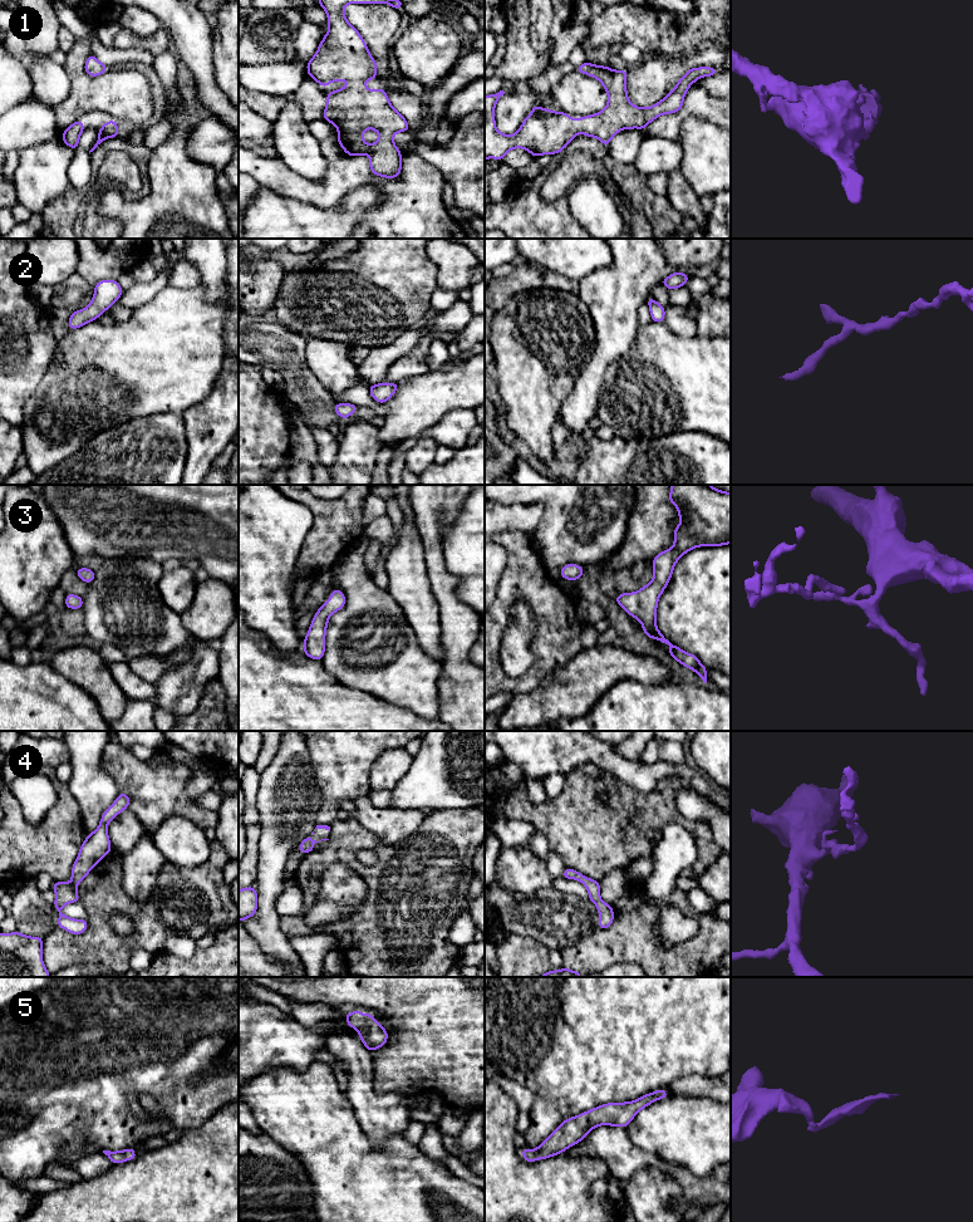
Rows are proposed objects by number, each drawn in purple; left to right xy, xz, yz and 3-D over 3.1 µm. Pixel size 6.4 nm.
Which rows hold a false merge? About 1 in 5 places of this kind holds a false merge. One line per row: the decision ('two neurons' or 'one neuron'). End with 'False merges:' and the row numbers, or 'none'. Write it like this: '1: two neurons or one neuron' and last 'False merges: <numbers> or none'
1: one neuron
2: one neuron
3: one neuron
4: one neuron
5: one neuron
False merges: none

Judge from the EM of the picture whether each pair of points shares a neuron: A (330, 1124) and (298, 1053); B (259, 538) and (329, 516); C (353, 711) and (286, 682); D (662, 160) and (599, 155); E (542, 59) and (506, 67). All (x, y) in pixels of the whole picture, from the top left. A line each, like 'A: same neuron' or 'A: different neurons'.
A: different neurons
B: different neurons
C: same neuron
D: different neurons
E: same neuron

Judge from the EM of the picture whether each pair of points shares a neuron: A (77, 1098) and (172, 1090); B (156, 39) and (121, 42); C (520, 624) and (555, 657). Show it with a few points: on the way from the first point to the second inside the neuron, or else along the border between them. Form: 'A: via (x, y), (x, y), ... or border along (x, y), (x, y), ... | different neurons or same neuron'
A: via (101, 1098), (121, 1084), (148, 1084) | same neuron
B: via (147, 42), (129, 42) | same neuron
C: border along (529, 607), (535, 618), (531, 665) | different neurons

